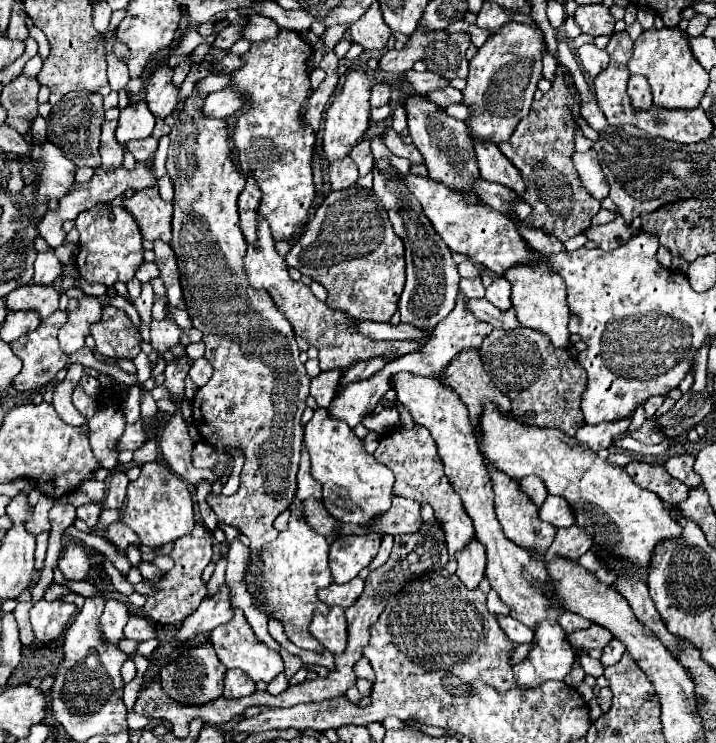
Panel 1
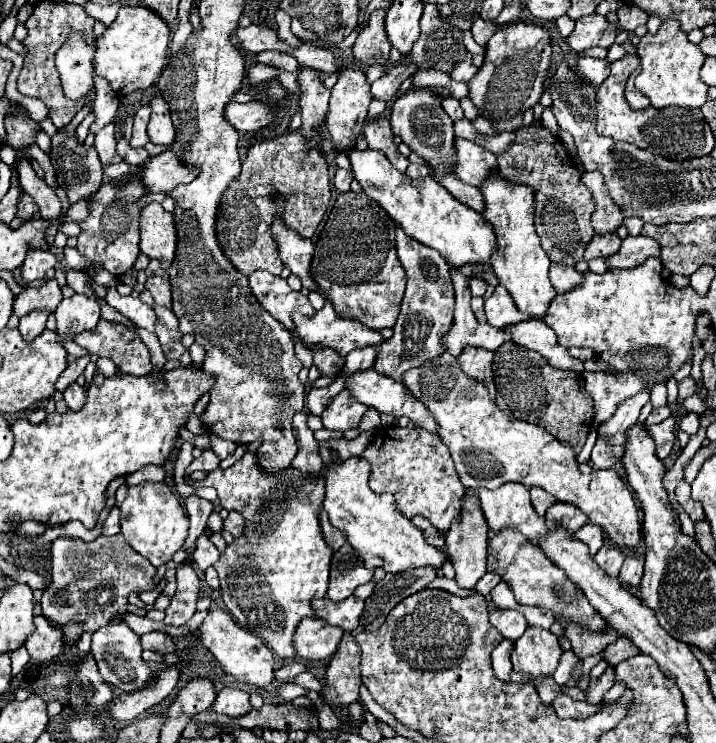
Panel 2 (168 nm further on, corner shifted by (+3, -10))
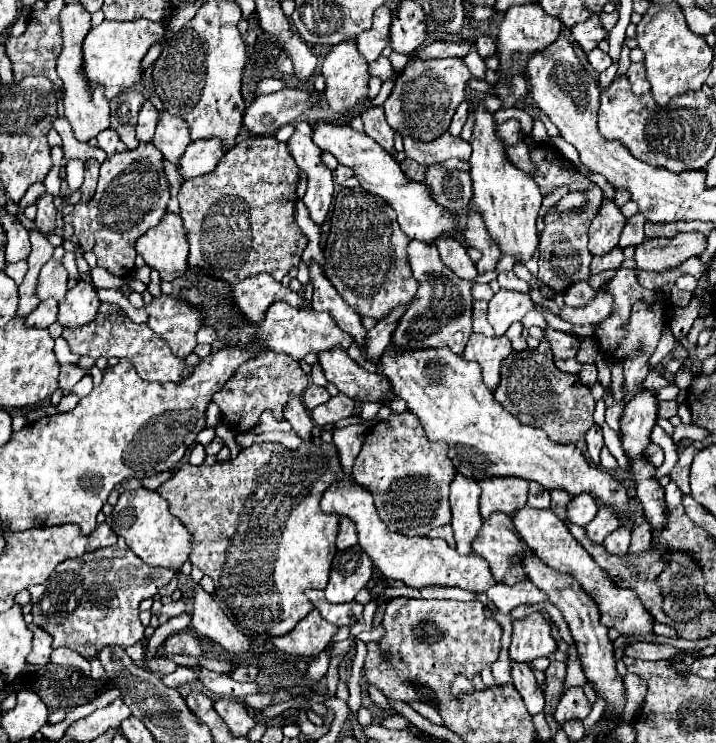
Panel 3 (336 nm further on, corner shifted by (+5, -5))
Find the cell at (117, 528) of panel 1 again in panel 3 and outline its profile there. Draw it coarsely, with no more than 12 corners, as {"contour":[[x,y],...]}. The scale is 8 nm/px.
{"contour":[[118,537],[28,587],[52,647],[94,657],[144,637],[172,569]]}

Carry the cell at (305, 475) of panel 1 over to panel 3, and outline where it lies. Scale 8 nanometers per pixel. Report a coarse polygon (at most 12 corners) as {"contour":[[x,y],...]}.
{"contour":[[290,397],[284,419],[304,443],[314,421],[300,397]]}

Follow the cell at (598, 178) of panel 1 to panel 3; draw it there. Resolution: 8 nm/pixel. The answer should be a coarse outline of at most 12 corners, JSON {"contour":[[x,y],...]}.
{"contour":[[604,197],[588,247],[602,255],[618,245],[626,217]]}

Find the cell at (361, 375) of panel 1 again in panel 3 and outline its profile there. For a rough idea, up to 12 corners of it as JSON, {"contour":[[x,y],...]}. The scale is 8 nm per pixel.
{"contour":[[410,241],[418,293],[396,351],[450,347],[472,335],[472,283],[434,243]]}

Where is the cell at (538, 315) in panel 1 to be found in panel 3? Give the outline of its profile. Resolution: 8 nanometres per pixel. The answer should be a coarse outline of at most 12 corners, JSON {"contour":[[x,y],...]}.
{"contour":[[476,103],[472,205],[502,255],[538,249],[542,195]]}

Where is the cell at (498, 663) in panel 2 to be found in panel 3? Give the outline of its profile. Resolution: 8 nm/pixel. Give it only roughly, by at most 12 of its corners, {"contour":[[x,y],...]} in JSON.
{"contour":[[512,663],[512,683],[532,715],[544,709],[528,663]]}

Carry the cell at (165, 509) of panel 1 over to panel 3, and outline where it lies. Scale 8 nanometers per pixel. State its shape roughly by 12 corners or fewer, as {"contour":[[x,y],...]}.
{"contour":[[150,489],[124,491],[112,529],[148,565],[178,569],[190,533]]}

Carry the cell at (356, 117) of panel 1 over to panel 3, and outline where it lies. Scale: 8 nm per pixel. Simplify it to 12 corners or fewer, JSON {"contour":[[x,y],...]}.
{"contour":[[352,41],[322,63],[326,101],[344,119],[368,99],[368,63]]}

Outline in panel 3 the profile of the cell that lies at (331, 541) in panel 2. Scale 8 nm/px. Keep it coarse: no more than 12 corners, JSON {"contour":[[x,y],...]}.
{"contour":[[340,519],[336,547],[348,549],[358,543],[354,523]]}

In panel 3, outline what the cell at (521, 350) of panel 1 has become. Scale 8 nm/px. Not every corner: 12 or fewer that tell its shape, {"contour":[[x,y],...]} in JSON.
{"contour":[[548,343],[512,351],[494,399],[586,451],[594,399]]}

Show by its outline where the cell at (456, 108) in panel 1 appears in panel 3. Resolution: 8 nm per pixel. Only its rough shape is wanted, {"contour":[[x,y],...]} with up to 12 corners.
{"contour":[[516,119],[498,125],[496,135],[504,145],[520,141]]}

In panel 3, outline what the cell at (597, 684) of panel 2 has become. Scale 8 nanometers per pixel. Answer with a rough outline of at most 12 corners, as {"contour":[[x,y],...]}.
{"contour":[[568,687],[556,721],[584,719],[592,705],[582,687]]}

